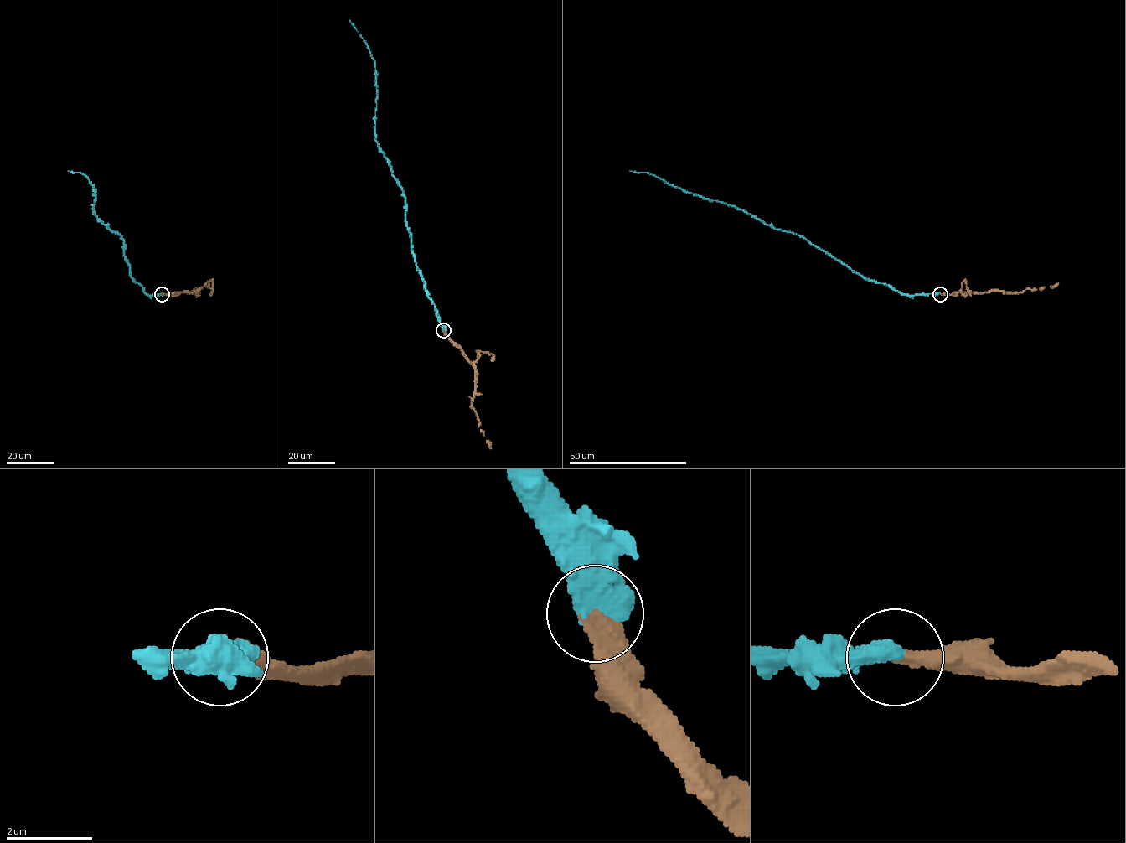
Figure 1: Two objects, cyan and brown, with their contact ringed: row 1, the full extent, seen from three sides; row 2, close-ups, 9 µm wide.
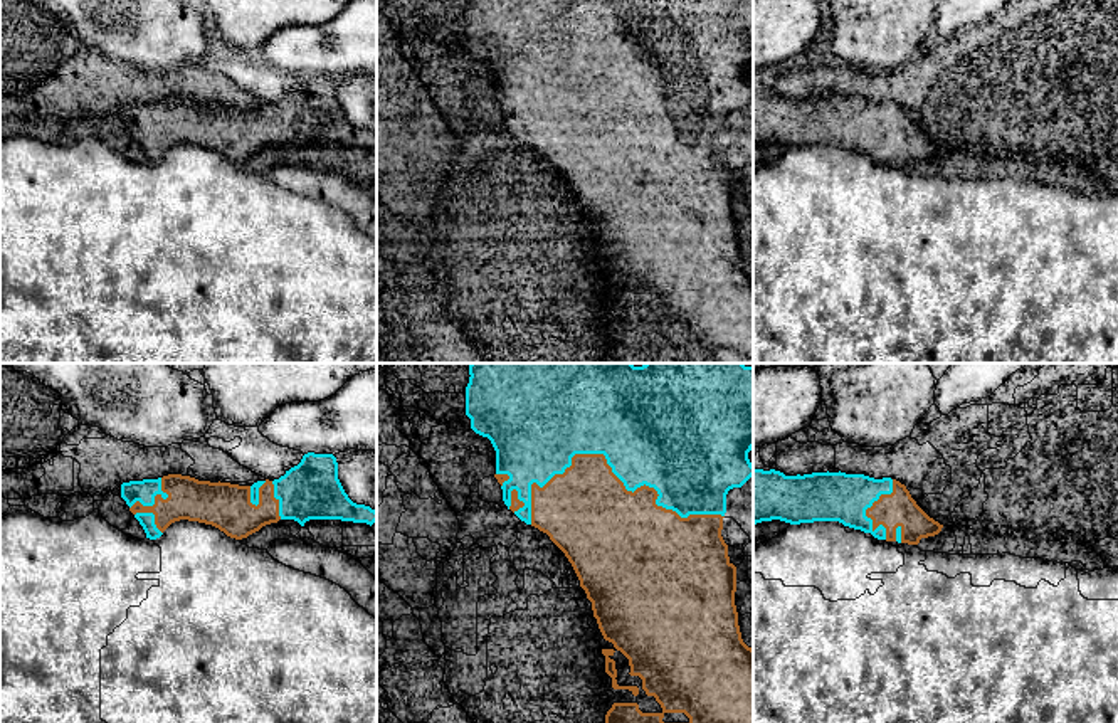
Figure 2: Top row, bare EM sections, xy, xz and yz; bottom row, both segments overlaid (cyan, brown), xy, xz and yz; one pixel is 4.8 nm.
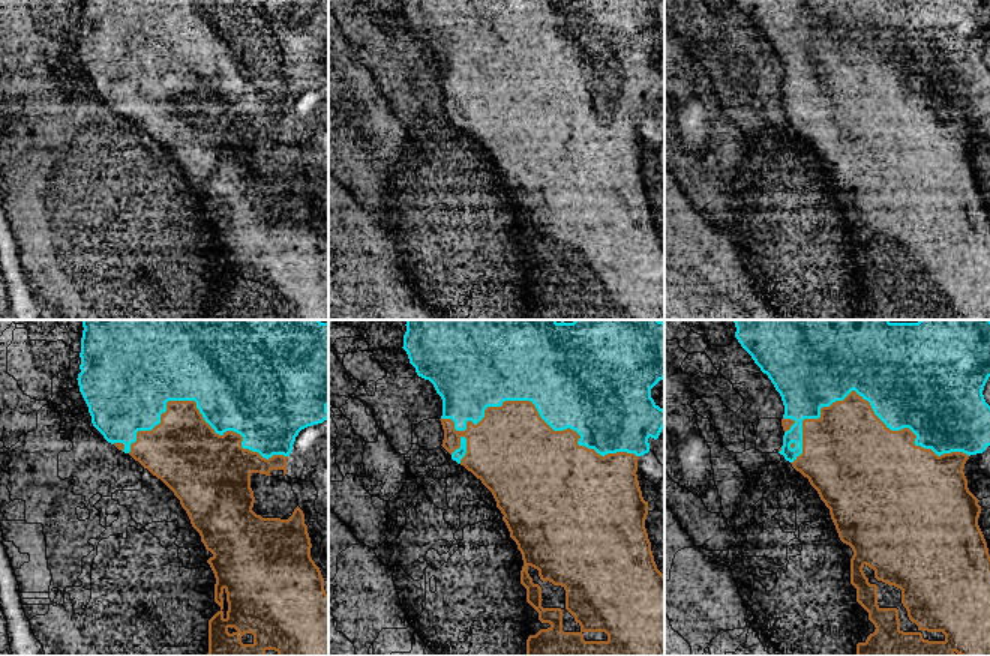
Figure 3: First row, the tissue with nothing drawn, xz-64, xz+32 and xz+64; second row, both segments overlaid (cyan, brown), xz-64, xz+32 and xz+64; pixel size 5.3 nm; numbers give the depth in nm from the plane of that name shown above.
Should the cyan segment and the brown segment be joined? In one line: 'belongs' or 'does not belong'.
belongs

